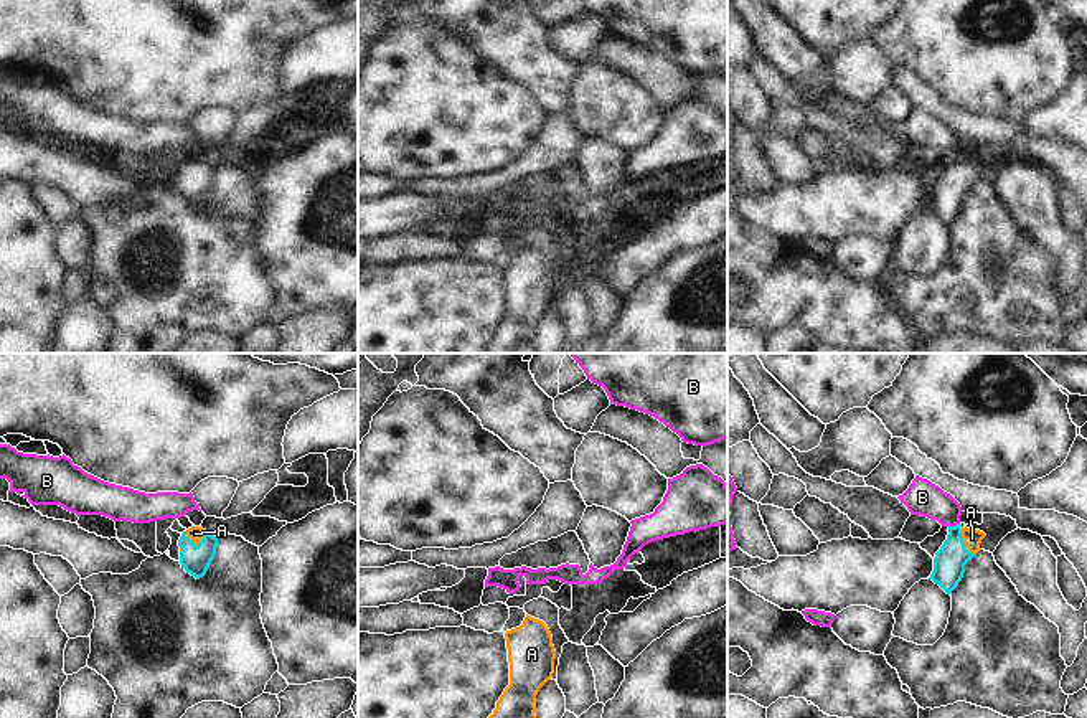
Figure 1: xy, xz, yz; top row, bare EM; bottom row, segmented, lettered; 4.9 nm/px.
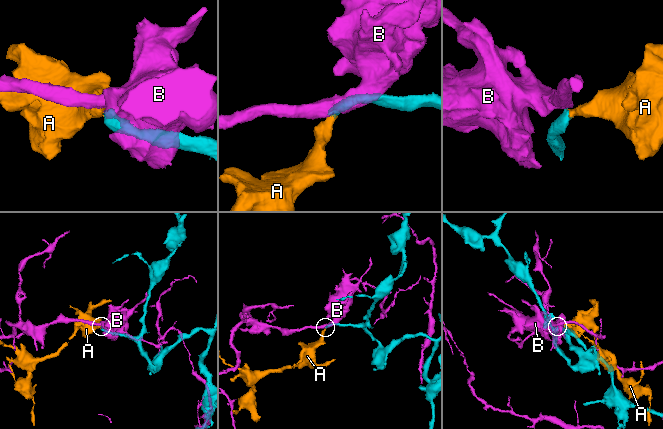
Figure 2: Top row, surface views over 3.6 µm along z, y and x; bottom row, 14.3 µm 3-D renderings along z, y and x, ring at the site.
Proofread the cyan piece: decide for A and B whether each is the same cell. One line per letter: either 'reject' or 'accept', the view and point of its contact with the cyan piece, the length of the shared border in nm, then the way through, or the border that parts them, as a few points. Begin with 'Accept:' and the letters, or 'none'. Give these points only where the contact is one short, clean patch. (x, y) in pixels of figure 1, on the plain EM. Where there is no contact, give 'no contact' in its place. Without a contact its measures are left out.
Accept: A
A: accept; meets cyan in xy at (198, 174); contact 110 nm long; runs through xy (195, 190), (198, 174), (195, 164)
B: reject; meets cyan in yz at (955, 155); contact 60 nm long; border along yz (959, 152), (949, 157)

